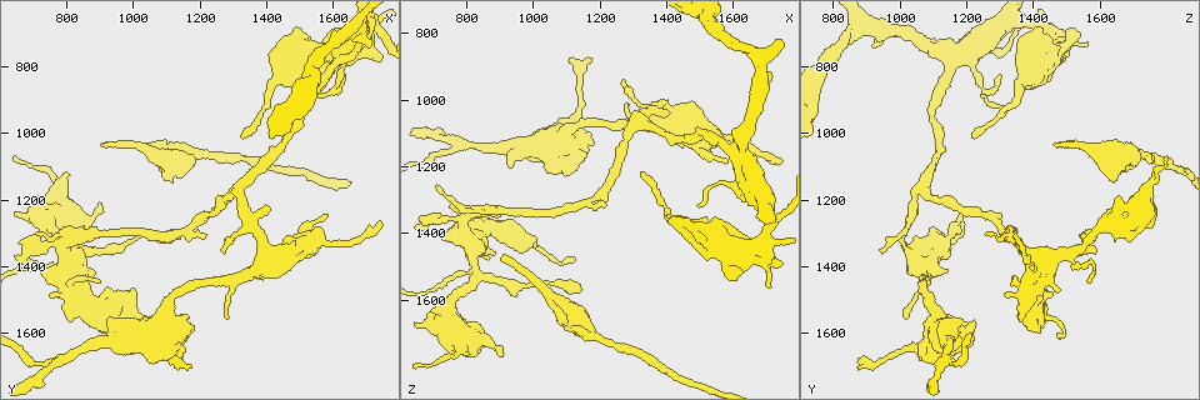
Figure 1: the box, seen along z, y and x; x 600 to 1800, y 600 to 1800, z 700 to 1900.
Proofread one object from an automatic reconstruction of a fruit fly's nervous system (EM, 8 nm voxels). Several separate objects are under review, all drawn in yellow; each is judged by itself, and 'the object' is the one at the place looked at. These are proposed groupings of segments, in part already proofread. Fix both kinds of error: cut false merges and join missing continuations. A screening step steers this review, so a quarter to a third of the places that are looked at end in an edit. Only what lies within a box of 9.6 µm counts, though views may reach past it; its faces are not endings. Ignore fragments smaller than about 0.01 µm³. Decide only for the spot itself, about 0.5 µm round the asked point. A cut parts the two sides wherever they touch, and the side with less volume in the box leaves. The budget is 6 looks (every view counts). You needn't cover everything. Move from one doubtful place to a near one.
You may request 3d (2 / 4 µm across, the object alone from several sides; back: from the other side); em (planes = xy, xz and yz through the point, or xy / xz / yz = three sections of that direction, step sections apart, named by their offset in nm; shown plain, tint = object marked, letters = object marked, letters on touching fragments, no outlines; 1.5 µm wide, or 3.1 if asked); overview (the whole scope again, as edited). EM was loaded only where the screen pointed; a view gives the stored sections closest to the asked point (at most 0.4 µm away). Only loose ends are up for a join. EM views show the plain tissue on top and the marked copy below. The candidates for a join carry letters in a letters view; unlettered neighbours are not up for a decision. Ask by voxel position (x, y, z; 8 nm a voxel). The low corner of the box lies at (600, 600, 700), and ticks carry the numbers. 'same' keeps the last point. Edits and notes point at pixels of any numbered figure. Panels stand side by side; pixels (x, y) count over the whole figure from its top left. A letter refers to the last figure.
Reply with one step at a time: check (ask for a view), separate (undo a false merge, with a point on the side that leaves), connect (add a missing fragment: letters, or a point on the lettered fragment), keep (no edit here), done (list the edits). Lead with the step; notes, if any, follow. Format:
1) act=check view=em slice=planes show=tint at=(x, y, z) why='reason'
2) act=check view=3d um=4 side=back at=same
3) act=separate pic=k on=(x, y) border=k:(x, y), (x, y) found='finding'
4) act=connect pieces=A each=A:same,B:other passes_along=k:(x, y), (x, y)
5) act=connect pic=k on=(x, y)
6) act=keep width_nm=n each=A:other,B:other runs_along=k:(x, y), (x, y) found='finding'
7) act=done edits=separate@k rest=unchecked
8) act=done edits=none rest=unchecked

act=check view=em slice=planes show=letters at=(1730, 1260, 1190) why='tapers out'

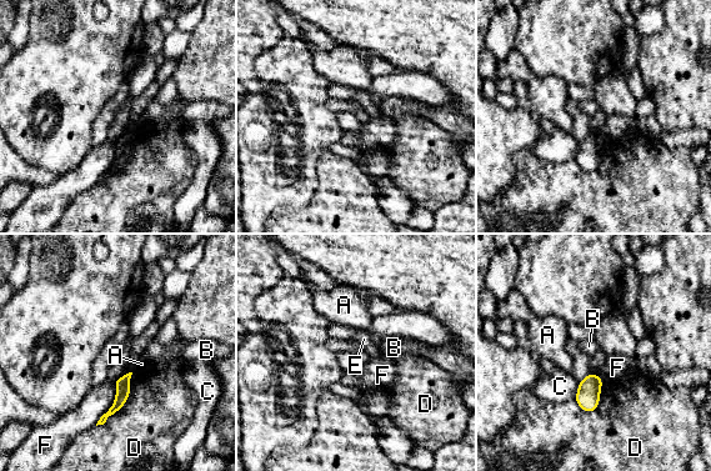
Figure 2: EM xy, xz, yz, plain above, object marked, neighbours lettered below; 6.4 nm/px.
act=keep each=A:other,B:other,C:other,D:other,E:other,F:other border=2:(589, 372), (579, 382) found='no lettered fragment goes on from it'

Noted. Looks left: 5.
act=check view=3d um=4 at=(1750, 770, 1500) why='an open end'

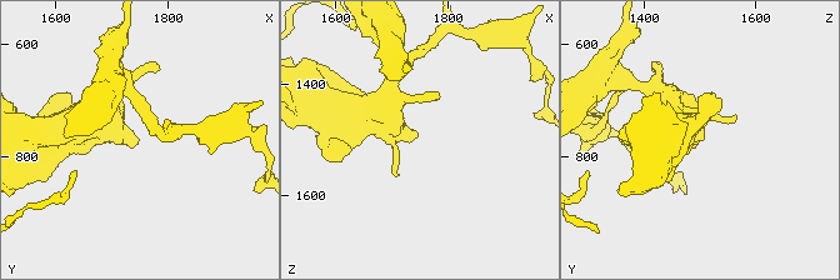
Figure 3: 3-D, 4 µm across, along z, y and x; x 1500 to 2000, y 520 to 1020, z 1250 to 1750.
act=check view=em slice=xz step=4 show=letters at=(1740, 775, 1490)

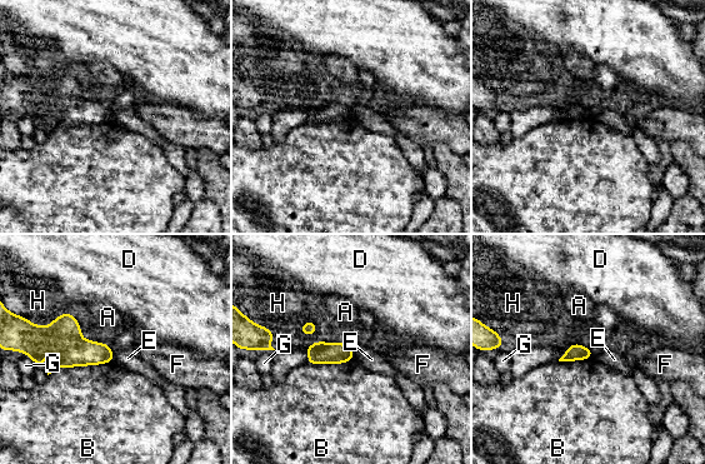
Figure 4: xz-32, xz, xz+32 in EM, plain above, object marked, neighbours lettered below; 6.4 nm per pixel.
act=keep each=A:other,B:other,D:other,E:other,F:other,G:other,H:other found='none of them fits'

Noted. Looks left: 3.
act=check view=em slice=xz step=8 show=letters at=(1410, 790, 1360) why='stops while still wide'

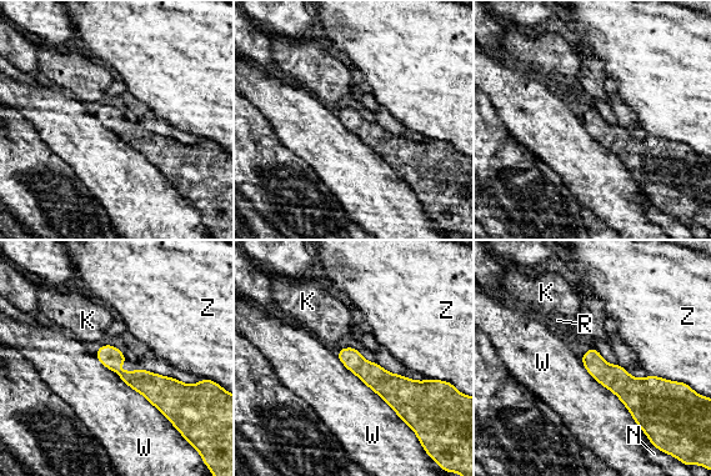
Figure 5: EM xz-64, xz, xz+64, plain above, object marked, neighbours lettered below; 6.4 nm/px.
act=keep each=K:other,N:other,R:other,W:other,Z:other runs_along=5:(104, 347), (123, 375), (159, 396) found='none of them fits'

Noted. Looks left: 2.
act=done edits=none rest=unchecked

